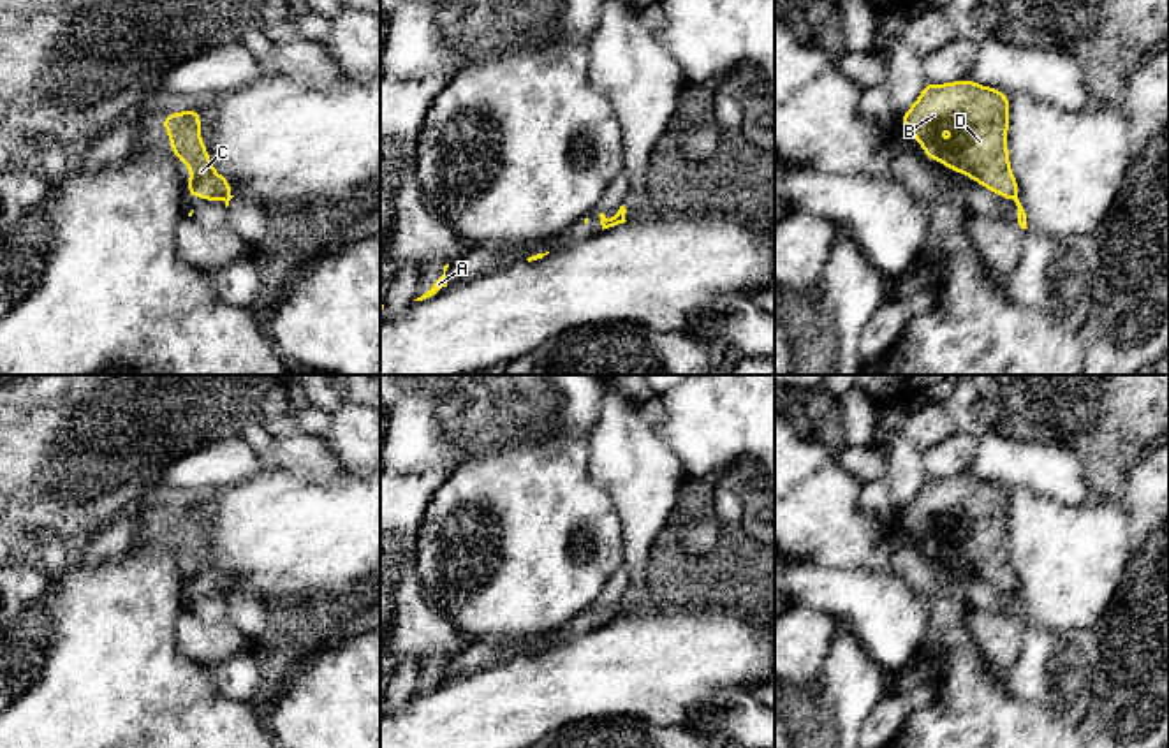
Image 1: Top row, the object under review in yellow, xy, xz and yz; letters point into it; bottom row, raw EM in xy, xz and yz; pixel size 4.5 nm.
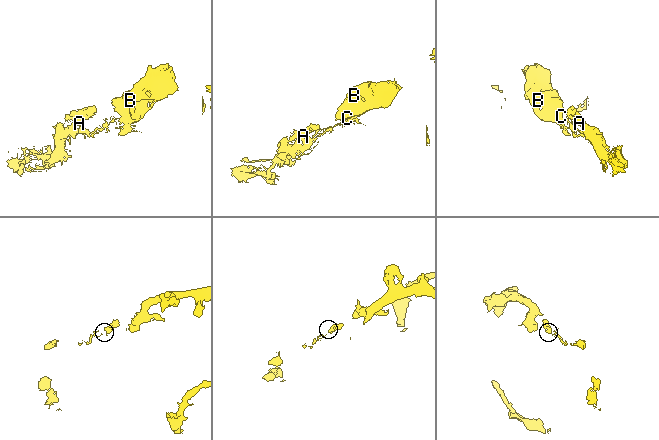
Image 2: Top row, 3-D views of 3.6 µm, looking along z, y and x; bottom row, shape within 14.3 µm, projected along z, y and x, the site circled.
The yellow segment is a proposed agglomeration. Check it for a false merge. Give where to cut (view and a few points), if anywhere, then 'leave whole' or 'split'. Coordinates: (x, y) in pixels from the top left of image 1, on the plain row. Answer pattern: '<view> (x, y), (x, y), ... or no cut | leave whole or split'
xz (624, 611), (613, 616), (604, 613) | split

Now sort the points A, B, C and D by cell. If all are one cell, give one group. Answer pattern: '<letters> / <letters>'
A / B C D

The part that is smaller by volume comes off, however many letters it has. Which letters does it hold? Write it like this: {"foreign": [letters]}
{"foreign": ["B", "C", "D"]}

